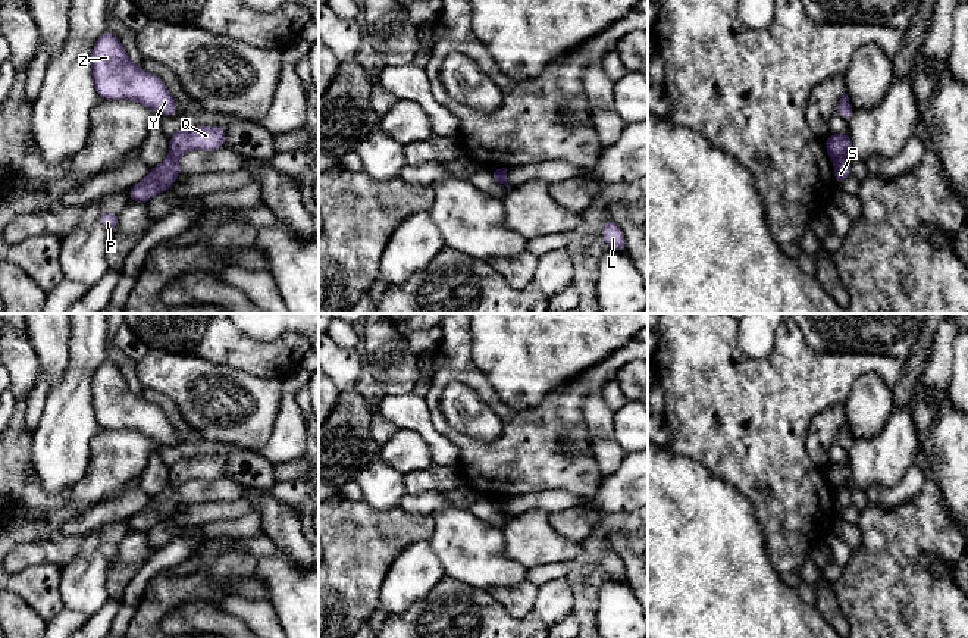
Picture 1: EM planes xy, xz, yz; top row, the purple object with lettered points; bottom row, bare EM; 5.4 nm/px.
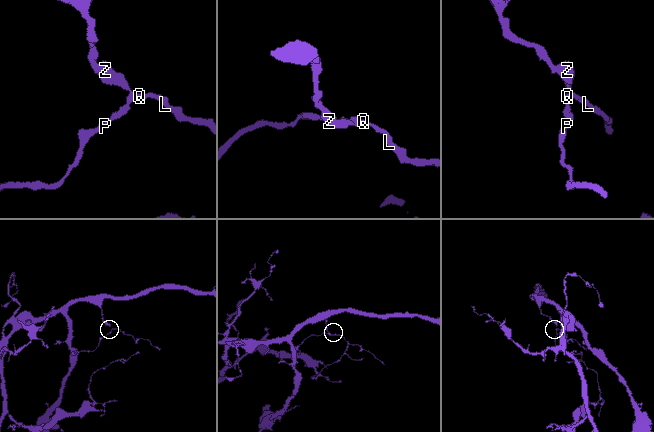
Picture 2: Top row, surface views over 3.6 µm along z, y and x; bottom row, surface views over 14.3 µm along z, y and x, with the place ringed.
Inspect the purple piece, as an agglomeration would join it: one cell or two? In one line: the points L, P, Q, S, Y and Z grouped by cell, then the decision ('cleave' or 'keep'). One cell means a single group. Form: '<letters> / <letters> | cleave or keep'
L Q Y Z / P S | cleave

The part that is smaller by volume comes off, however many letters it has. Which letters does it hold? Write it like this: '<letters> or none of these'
P, S

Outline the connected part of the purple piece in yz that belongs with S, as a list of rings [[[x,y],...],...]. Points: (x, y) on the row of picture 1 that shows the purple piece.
[[[848,159],[834,160],[834,184],[843,182],[850,176],[850,165]]]

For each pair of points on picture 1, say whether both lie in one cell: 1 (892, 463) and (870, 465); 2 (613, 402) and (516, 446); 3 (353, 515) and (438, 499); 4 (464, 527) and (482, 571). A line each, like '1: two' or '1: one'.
1: one
2: two
3: two
4: one

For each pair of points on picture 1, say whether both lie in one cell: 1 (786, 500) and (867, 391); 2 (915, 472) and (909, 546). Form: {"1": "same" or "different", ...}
{"1": "different", "2": "different"}

